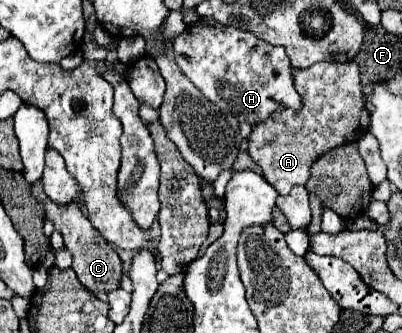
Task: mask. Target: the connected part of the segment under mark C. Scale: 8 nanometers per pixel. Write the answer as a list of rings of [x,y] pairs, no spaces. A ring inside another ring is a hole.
[[[36,180],[32,186],[32,198],[36,198],[38,204],[44,206],[44,218],[54,224],[54,230],[64,236],[64,246],[72,254],[72,268],[78,276],[78,280],[92,292],[110,292],[118,288],[118,280],[122,274],[122,262],[114,248],[100,236],[100,232],[90,224],[90,220],[80,212],[78,204],[70,202],[68,206],[54,204],[46,194],[44,186],[40,186],[40,180]]]

